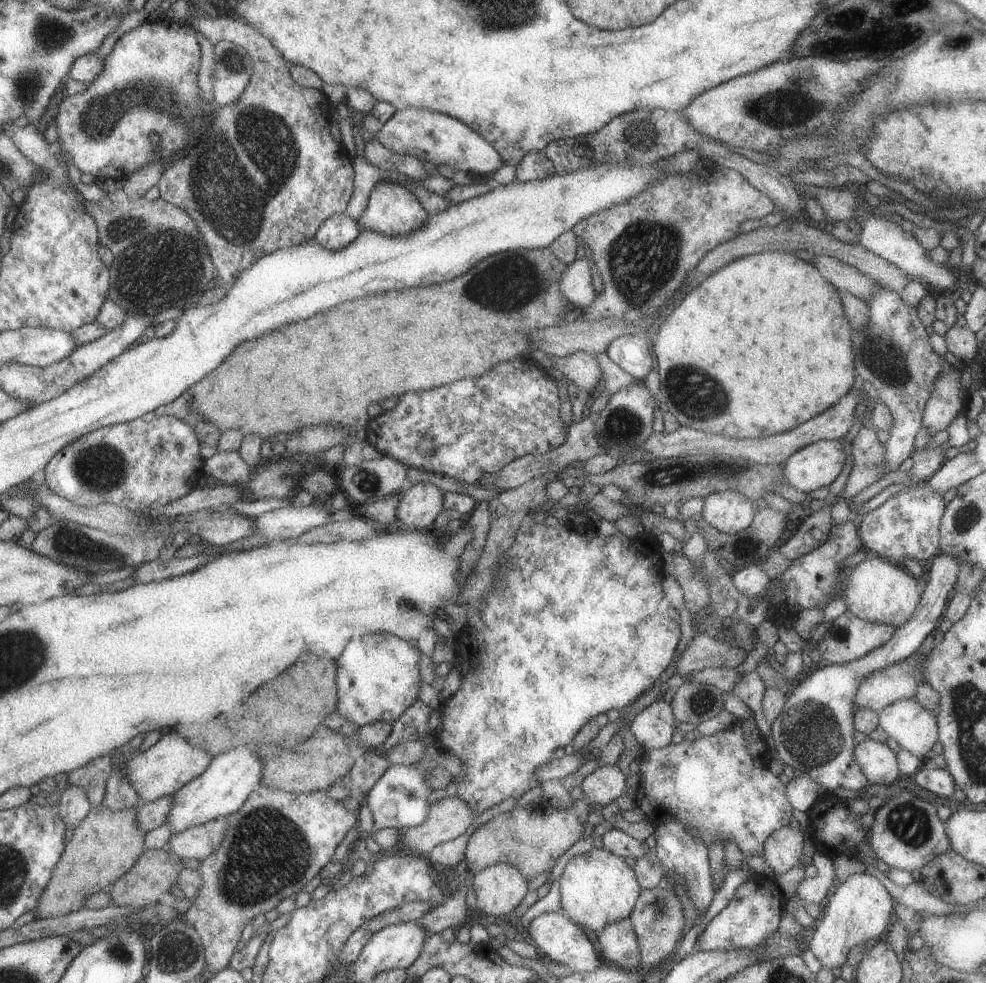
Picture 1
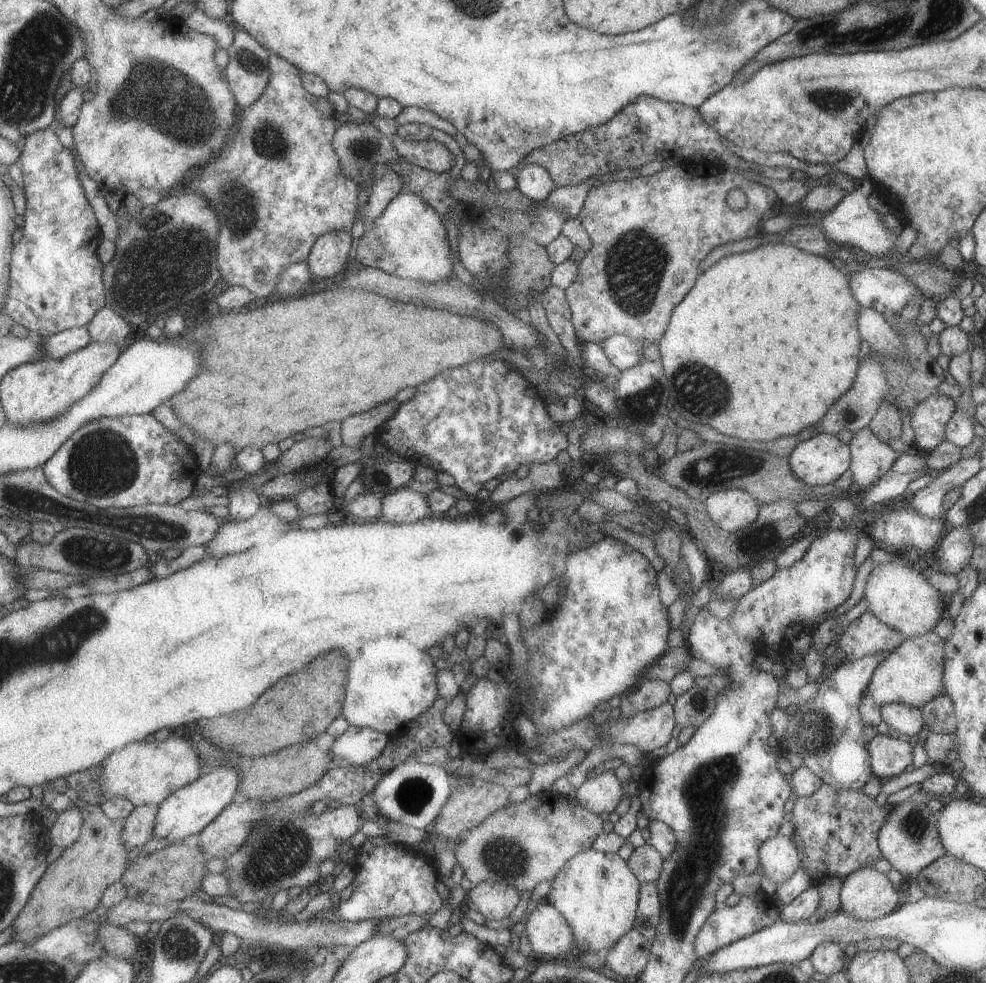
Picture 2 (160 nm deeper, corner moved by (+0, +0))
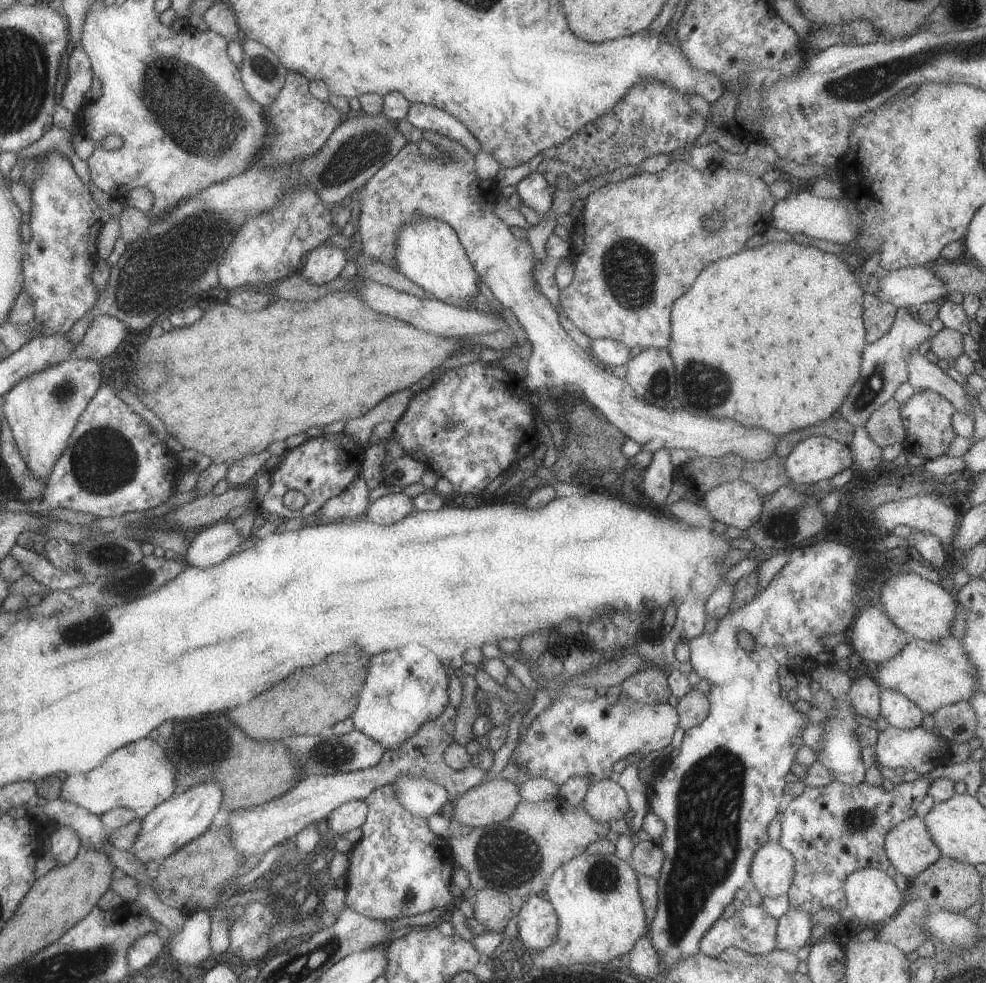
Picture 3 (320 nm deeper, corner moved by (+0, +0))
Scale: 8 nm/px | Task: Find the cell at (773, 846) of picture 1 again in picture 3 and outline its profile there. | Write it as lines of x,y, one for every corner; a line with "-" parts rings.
767,841
753,855
749,869
749,885
761,898
777,898
788,894
794,875
794,858
778,842

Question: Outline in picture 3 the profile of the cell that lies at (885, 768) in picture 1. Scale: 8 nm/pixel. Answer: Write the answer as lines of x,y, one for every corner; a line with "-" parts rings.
886,724
879,730
874,744
874,753
877,764
893,769
899,766
906,771
914,770
918,775
933,770
937,765
950,763
949,742
935,729
935,726
931,730
923,728
922,725
912,729
898,729

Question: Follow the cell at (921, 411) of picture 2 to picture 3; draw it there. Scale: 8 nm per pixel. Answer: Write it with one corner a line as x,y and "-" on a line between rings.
931,389
914,390
914,393
900,406
899,416
905,429
905,447
919,454
926,460
944,455
949,442
956,436
951,419
956,413
953,405
937,392

